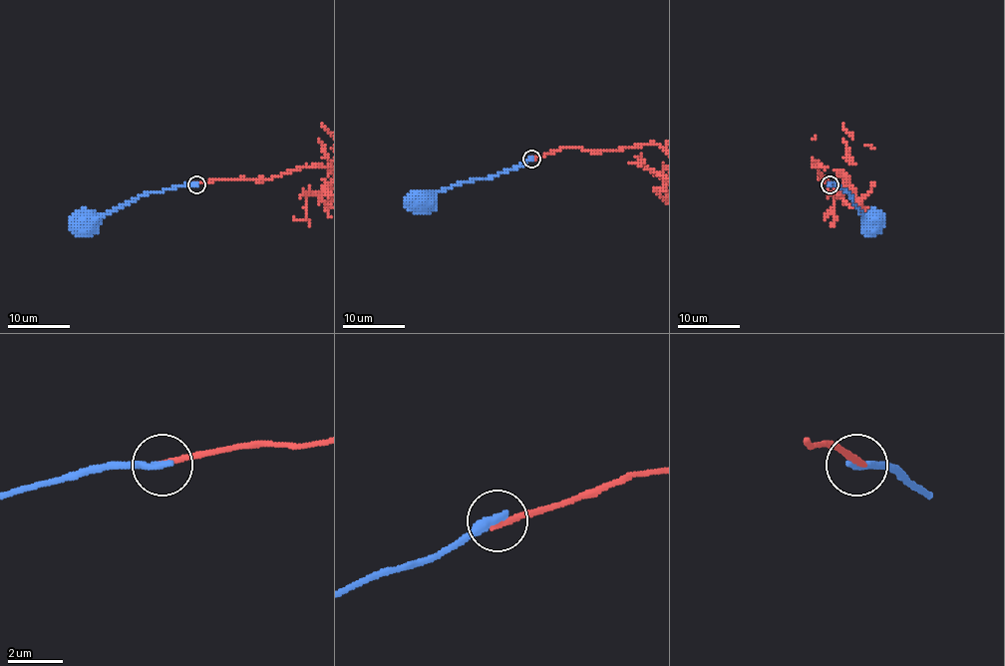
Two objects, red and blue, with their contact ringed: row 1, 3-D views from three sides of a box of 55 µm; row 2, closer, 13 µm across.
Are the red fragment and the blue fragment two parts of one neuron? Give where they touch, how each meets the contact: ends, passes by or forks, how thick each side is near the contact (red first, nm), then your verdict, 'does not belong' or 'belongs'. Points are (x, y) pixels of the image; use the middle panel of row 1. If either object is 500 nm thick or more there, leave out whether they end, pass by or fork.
place (531, 159); red ends; blue ends; calibres 200 and 320 nm; does not belong

